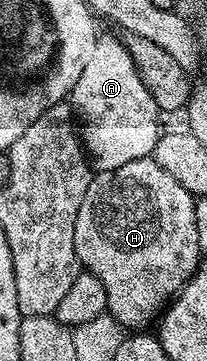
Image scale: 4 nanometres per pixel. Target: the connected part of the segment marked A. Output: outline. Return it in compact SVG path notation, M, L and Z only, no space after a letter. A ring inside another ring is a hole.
M103 34L96 38L93 53L89 53L89 62L85 69L81 69L77 85L73 85L69 102L74 118L81 124L81 142L96 172L121 169L121 165L129 165L129 161L146 159L154 152L161 134L161 126L159 127L161 112L153 101L149 89L145 89L145 81L141 81L137 65L122 38L114 39L111 35Z

